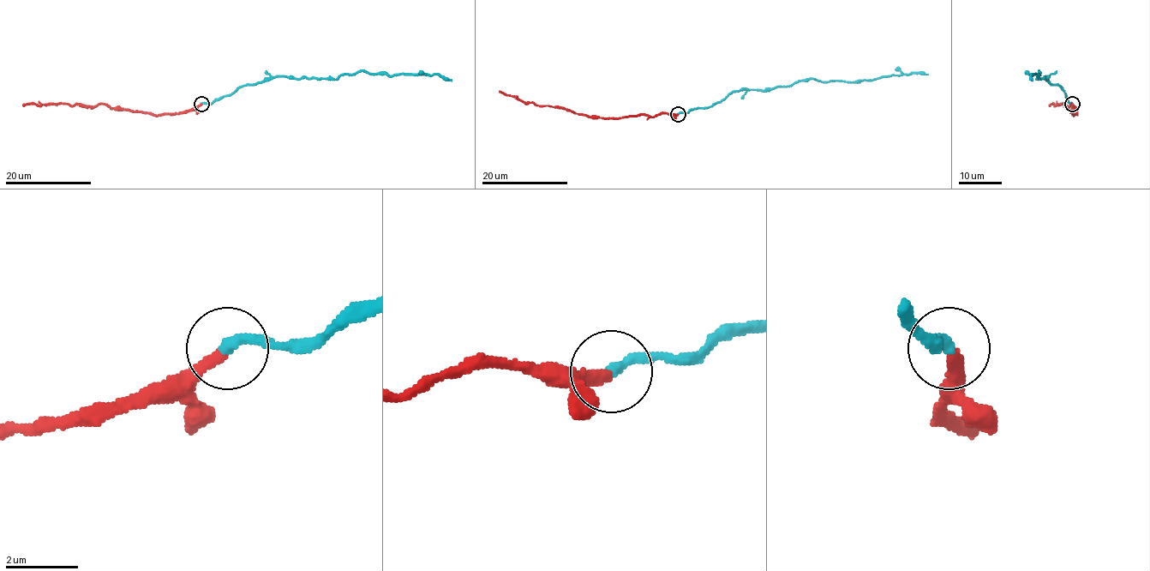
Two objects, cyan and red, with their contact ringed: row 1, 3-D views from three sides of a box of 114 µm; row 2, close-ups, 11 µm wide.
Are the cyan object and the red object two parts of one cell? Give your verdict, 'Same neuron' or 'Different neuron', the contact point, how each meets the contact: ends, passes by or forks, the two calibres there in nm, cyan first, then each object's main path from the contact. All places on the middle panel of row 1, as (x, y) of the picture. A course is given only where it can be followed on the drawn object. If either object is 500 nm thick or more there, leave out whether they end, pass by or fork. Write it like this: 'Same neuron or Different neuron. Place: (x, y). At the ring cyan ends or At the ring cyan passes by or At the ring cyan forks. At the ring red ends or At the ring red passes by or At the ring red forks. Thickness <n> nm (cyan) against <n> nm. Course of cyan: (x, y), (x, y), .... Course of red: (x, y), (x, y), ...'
Same neuron. Place: (678, 114). At the ring cyan ends. At the ring red ends. Thickness 320 nm (cyan) against 300 nm. Course of cyan: (678, 114), (707, 108), (733, 93), (769, 90), (811, 78), (822, 81), (846, 81), (892, 75), (927, 74). Course of red: (678, 114), (653, 117), (644, 115), (623, 118), (588, 117), (549, 105), (524, 103), (499, 91)

